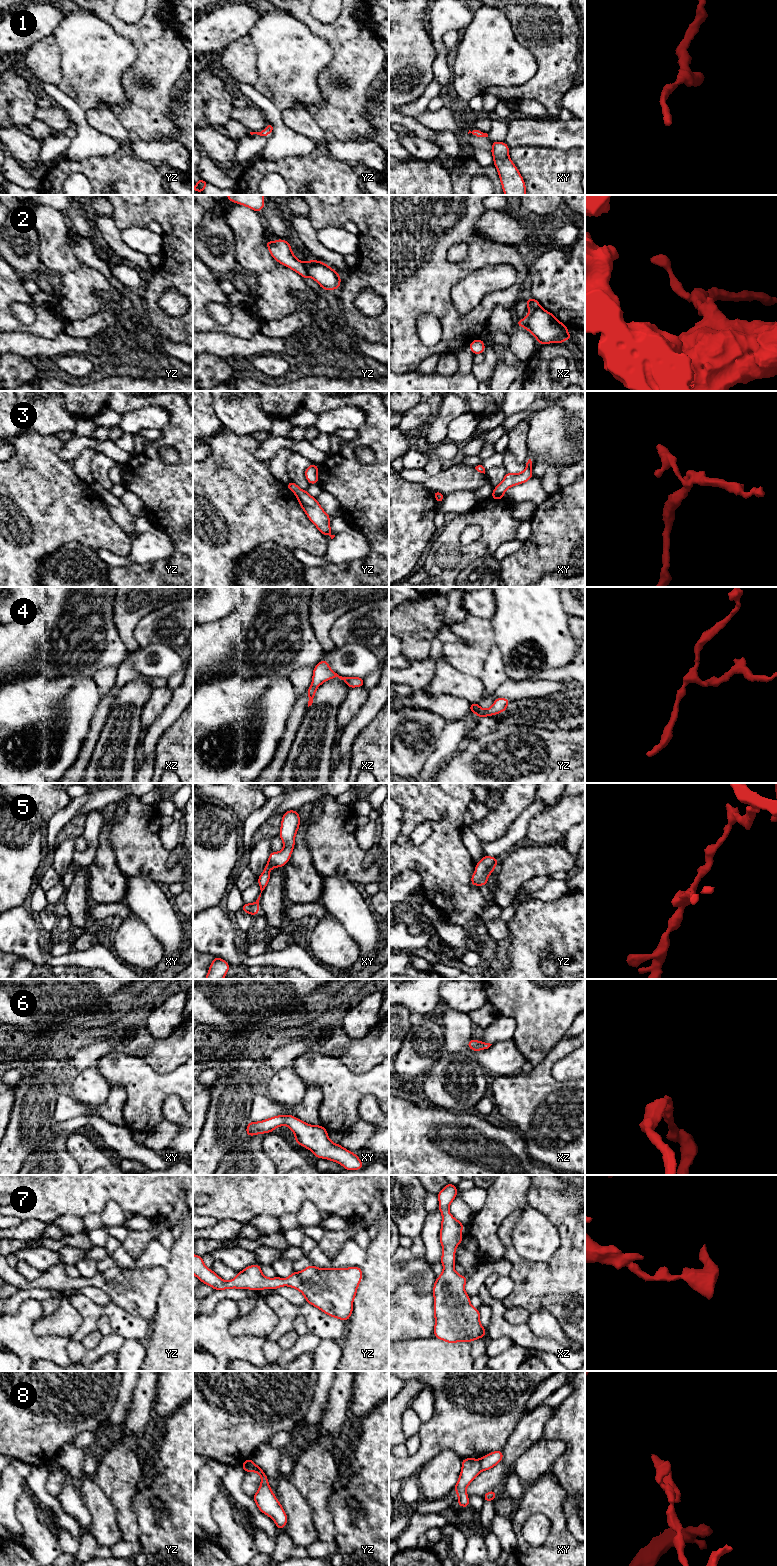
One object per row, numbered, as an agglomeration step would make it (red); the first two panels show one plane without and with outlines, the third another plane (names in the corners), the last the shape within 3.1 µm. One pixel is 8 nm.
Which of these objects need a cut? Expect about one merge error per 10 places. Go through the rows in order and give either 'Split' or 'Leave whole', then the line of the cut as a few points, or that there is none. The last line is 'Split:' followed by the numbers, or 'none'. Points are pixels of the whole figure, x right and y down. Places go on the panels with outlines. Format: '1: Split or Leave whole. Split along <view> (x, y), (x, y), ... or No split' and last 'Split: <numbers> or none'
1: Leave whole. No split
2: Split. Split along yz (305, 263), (307, 276)
3: Leave whole. No split
4: Leave whole. No split
5: Leave whole. No split
6: Leave whole. No split
7: Leave whole. No split
8: Split. Split along xy (479, 1460), (479, 1466), (482, 1470)
Split: 2, 8

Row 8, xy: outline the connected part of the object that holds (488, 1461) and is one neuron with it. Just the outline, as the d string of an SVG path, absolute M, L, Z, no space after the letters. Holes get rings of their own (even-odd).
M494 1451L492 1453L488 1453L487 1455L483 1456L480 1459L480 1468L482 1471L487 1471L491 1468L493 1468L495 1465L500 1463L503 1458L503 1452L500 1451Z

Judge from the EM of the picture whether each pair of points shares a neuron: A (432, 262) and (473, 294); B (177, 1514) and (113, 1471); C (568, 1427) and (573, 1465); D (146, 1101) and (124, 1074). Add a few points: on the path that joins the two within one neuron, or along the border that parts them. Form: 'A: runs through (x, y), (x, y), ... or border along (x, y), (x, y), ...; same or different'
A: border along (479, 269), (466, 275), (451, 289), (453, 305); different
B: border along (141, 1485), (133, 1498), (133, 1511); different
C: runs through (574, 1436), (574, 1456); same
D: runs through (145, 1094), (131, 1080); same

